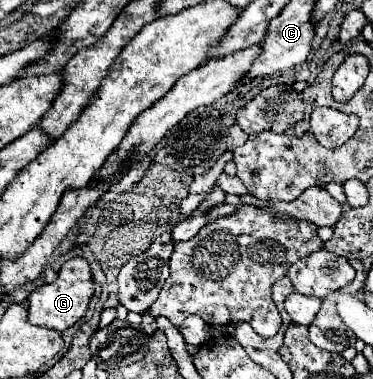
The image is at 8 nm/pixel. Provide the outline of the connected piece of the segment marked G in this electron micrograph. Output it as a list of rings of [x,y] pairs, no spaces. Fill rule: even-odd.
[[[85,258],[67,260],[53,284],[37,286],[29,294],[29,322],[43,328],[53,328],[57,332],[65,332],[85,314],[91,296],[93,296],[93,278],[87,260]]]

